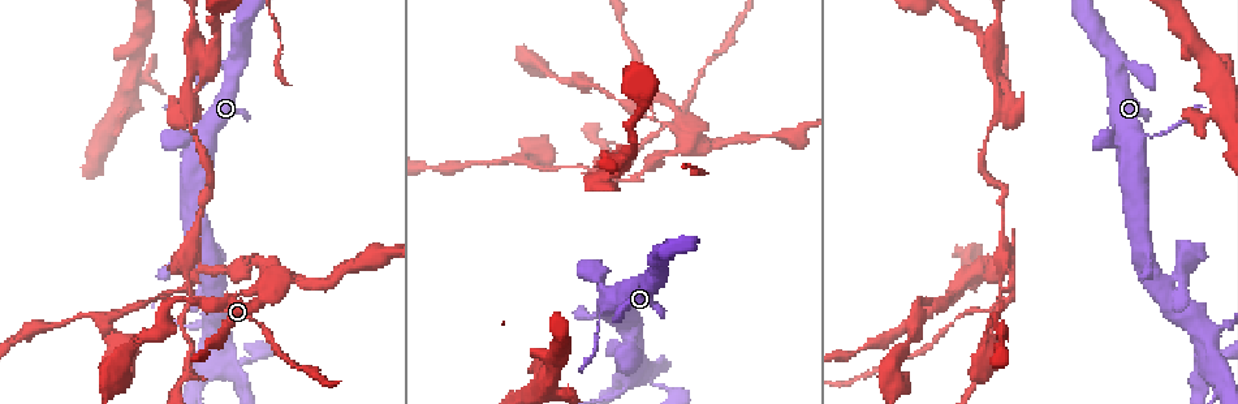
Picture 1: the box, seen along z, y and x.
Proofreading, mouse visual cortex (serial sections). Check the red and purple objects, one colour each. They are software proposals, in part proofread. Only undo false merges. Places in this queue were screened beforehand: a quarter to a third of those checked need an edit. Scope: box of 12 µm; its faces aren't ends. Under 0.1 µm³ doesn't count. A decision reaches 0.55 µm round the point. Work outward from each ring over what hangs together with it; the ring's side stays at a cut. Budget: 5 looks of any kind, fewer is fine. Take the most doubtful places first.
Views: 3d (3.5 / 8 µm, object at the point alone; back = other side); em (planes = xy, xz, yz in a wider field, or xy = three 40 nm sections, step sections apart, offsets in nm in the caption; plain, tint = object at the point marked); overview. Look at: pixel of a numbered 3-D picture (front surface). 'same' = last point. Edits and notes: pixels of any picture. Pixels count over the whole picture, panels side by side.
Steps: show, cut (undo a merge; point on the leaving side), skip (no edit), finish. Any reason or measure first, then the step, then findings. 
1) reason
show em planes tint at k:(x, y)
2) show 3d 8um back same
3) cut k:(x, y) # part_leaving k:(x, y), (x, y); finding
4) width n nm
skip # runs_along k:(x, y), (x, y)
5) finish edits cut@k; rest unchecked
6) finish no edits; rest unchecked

a narrow waist
show 3d 3.5um at 1:(694, 141)

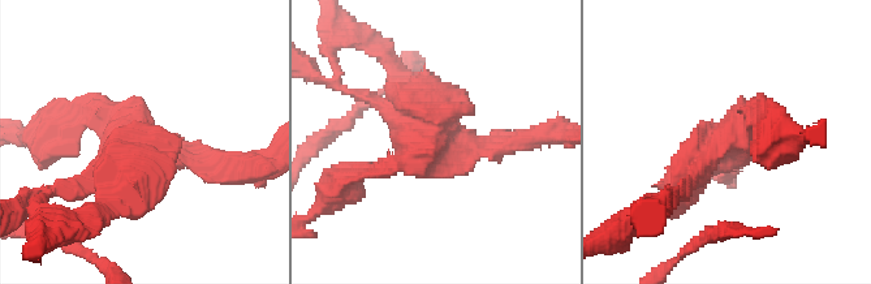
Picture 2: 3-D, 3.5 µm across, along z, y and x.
arms 3; arm_widths 150, 200, 500 nm; need the tissue
show em xy step 5 tint at 2:(430, 144)

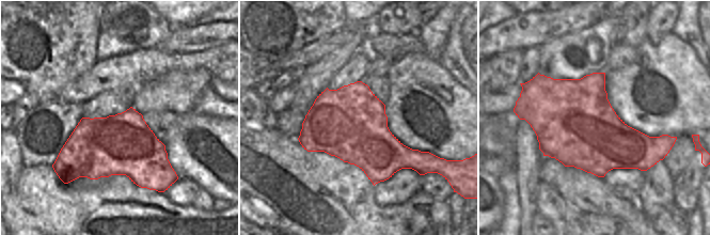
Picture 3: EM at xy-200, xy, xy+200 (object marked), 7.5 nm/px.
cut 2:(442, 166) # a second cell is stuck on

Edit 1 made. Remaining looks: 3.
a narrow waist
show em xy step 2 tint at 1:(188, 147)

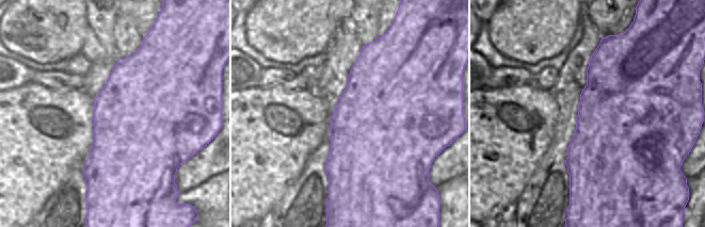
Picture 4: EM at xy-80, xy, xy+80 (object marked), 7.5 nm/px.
show 3d 3.5um same

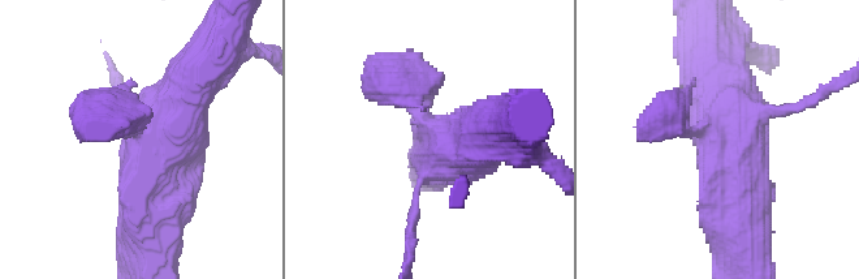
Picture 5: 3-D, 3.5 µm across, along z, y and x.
width 750 nm
skip # runs_along 5:(211, 59), (163, 131), (147, 215); one cell here

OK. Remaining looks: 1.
finish edits cut@2; rest unchecked

